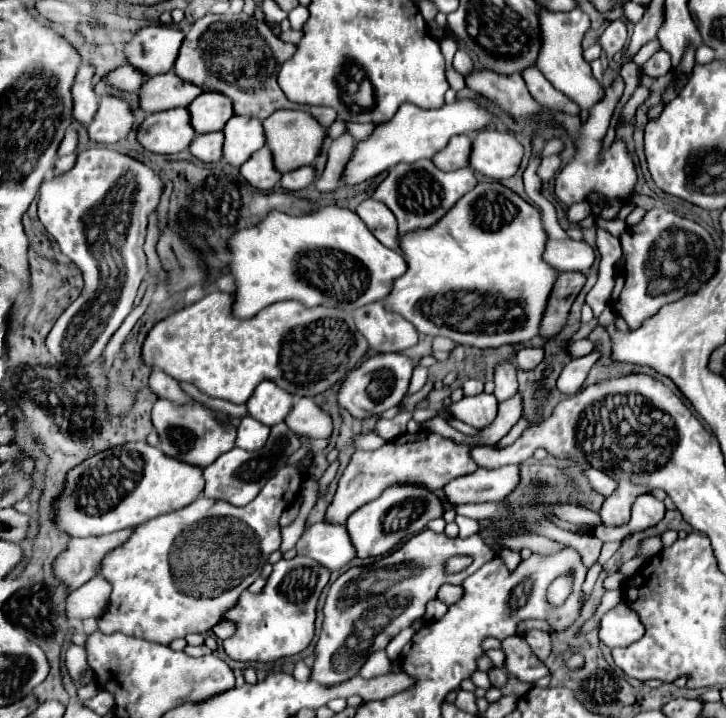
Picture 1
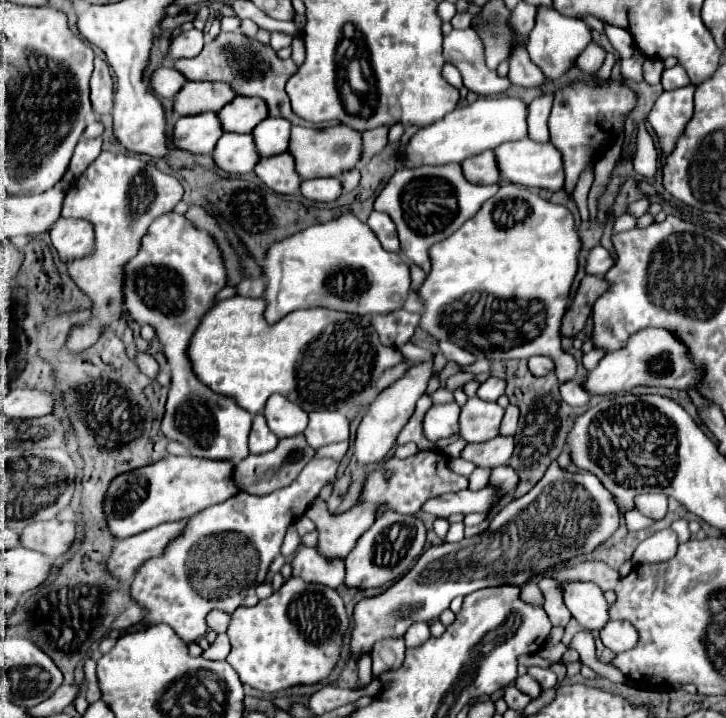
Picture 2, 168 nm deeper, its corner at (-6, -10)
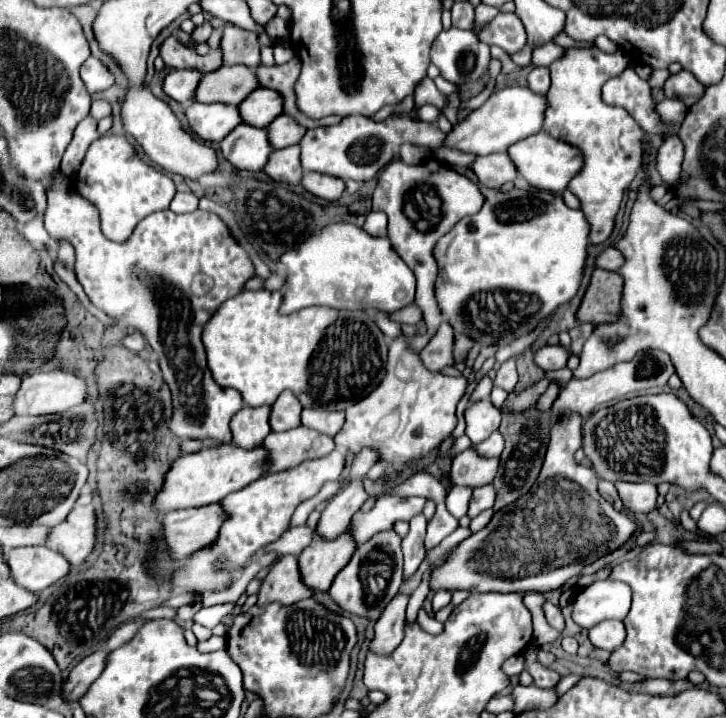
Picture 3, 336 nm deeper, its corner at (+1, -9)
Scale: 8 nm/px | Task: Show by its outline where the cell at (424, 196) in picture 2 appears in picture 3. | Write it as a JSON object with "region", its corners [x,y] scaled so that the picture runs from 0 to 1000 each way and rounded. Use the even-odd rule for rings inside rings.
{"region":[[[588,221],[577,230],[561,230],[555,224],[536,227],[514,266],[514,294],[528,294],[536,302],[536,336],[550,358],[563,369],[574,389],[574,411],[572,422],[583,433],[583,444],[588,450],[588,464],[573,467],[563,475],[570,490],[579,490],[596,469],[610,442],[602,433],[599,411],[596,411],[596,386],[602,383],[602,366],[594,358],[596,341],[607,327],[613,327],[632,305],[643,299],[654,299],[665,286],[663,263],[654,252],[629,241],[616,227],[602,221]]]}

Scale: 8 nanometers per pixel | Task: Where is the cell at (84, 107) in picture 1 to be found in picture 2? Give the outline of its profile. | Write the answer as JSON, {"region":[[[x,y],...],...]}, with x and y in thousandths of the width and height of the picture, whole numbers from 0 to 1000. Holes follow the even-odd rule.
{"region":[[[140,81],[129,84],[129,103],[124,111],[124,139],[132,159],[149,159],[157,145],[157,114],[149,100],[149,89]]]}

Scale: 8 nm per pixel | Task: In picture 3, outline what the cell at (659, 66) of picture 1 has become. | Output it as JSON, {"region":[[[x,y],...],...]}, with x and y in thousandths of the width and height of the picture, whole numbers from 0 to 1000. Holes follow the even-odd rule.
{"region":[[[935,99],[919,107],[913,127],[916,127],[916,135],[938,138],[944,146],[952,149],[968,132],[971,121],[949,99]]]}

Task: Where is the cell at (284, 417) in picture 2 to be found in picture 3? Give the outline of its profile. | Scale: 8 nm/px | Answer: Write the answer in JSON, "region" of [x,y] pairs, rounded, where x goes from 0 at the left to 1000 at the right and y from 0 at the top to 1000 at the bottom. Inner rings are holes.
{"region":[[[390,545],[373,564],[371,592],[376,600],[398,600],[415,592],[415,561],[401,545]]]}

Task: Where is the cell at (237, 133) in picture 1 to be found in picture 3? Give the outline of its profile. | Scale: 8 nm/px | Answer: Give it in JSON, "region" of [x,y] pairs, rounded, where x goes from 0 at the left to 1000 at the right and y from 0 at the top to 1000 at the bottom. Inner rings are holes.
{"region":[[[384,160],[368,174],[368,191],[376,208],[390,208],[412,199],[417,185],[420,185],[420,177],[409,174],[398,160]]]}

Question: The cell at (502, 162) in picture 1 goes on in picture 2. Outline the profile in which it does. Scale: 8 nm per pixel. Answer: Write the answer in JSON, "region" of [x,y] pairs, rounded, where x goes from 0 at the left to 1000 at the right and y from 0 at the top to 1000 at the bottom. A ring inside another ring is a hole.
{"region":[[[730,192],[713,195],[713,198],[694,198],[683,209],[686,234],[694,251],[702,251],[708,256],[725,259],[725,262],[755,262],[758,267],[769,267],[777,259],[777,234],[774,234],[774,217],[771,209],[760,198],[736,198]]]}

